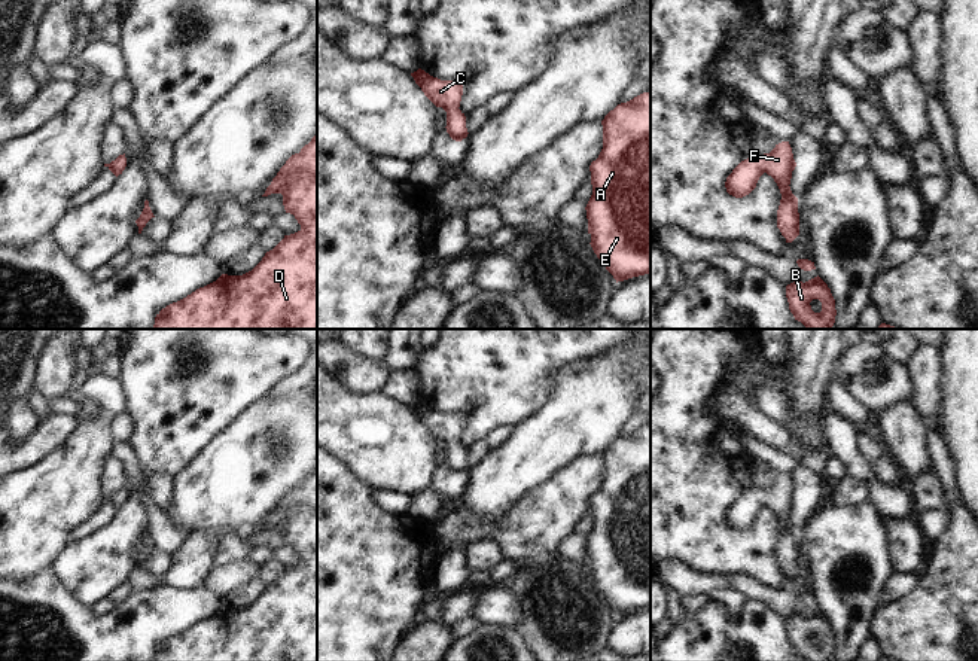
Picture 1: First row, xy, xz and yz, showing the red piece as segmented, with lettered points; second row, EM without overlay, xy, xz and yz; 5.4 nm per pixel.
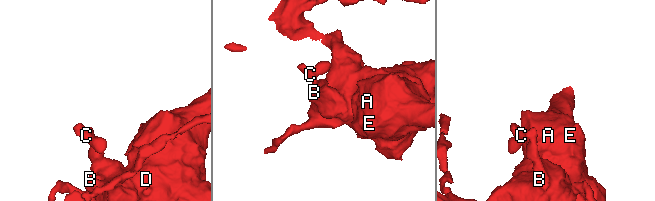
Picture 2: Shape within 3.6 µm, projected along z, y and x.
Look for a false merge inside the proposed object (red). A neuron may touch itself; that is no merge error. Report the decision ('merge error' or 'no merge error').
no merge error

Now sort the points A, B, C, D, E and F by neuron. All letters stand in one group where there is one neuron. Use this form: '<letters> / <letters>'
A B C D E F

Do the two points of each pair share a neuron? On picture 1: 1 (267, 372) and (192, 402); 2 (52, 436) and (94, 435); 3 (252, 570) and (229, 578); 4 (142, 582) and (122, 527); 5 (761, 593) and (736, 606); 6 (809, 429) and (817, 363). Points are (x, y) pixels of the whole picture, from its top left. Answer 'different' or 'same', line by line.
1: same
2: different
3: same
4: different
5: different
6: same

